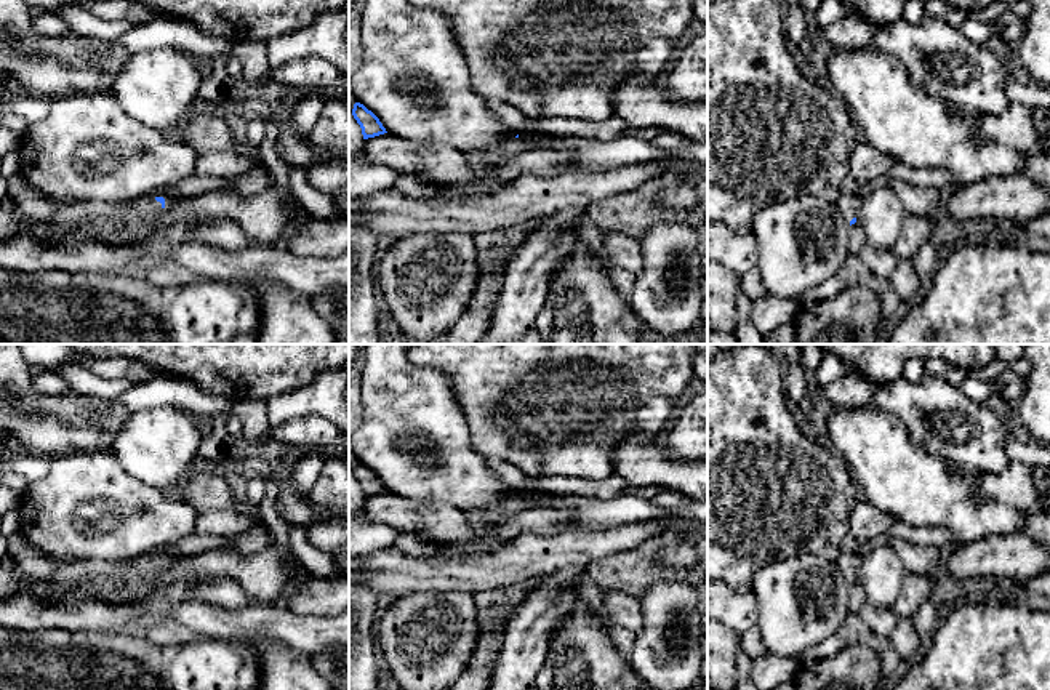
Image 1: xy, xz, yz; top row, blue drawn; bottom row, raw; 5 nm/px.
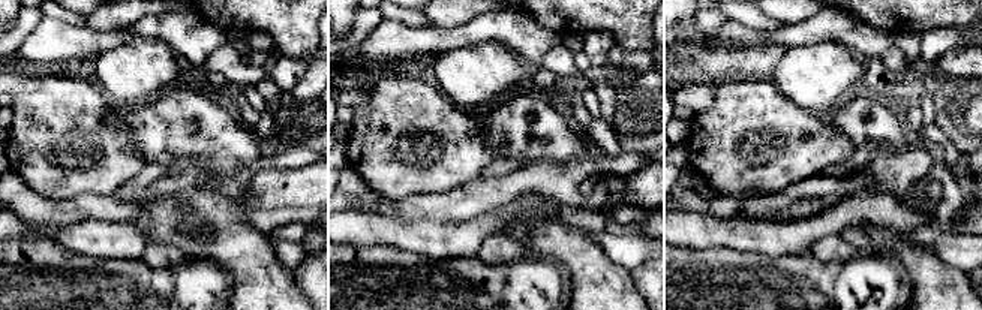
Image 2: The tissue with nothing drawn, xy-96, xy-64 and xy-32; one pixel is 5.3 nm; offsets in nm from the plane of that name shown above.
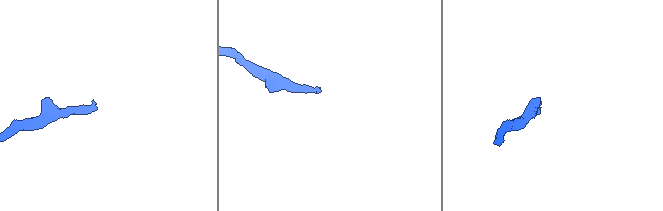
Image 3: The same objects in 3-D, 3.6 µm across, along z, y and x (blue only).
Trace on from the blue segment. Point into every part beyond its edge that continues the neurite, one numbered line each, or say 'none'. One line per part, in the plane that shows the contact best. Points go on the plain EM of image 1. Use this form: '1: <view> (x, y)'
1: xy (146, 564)

